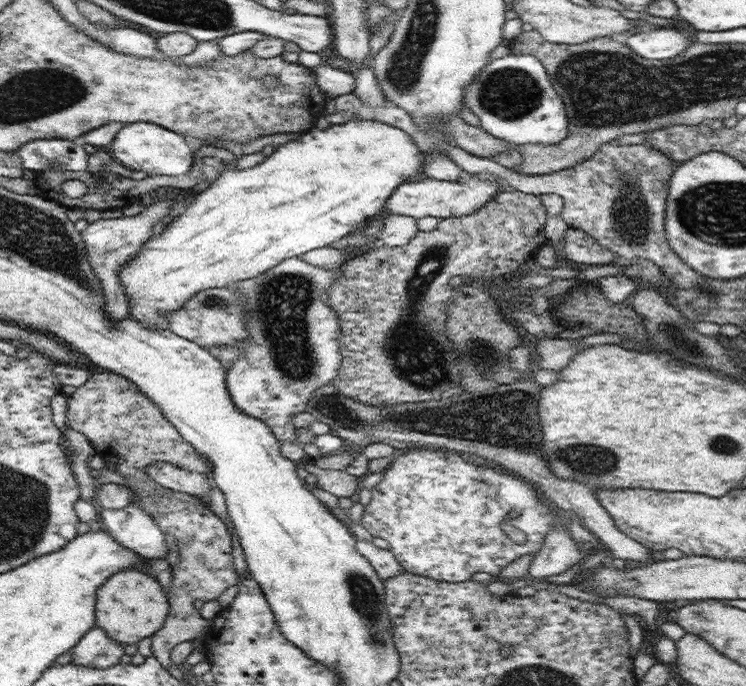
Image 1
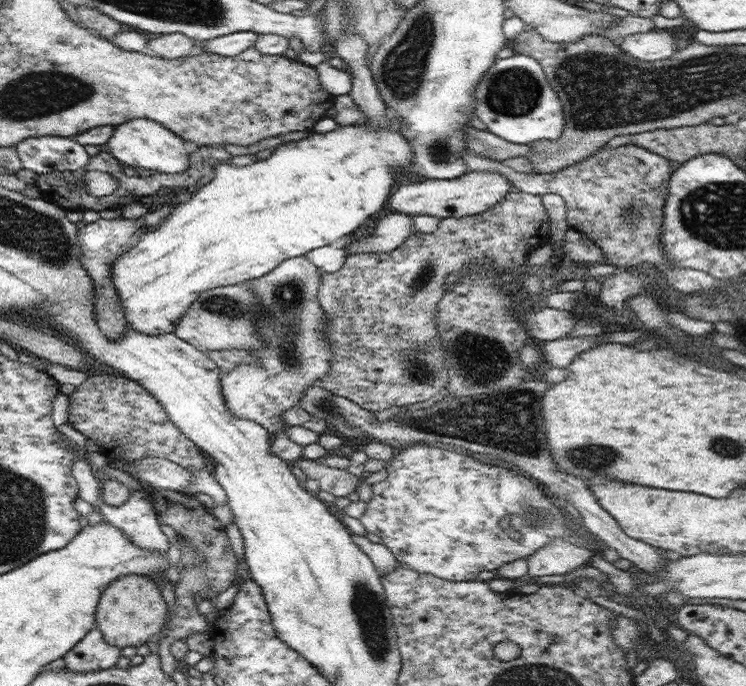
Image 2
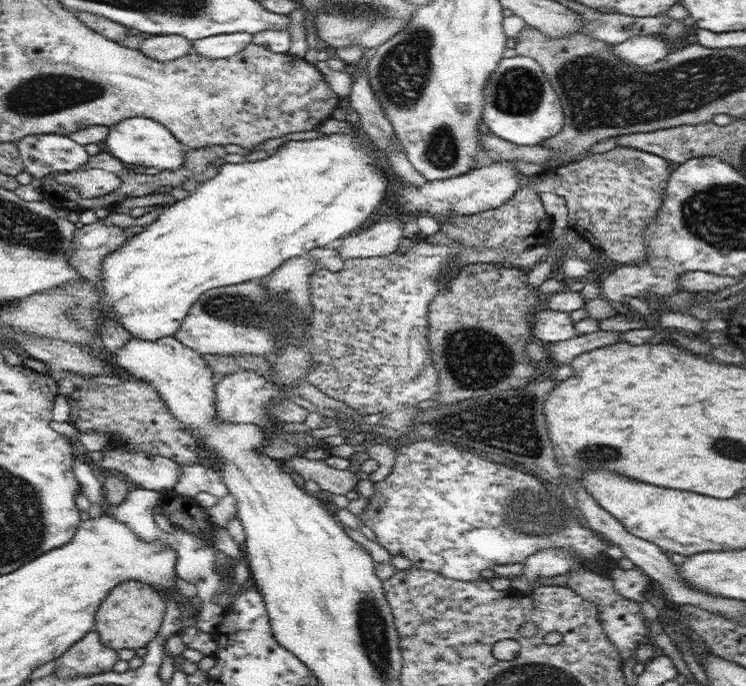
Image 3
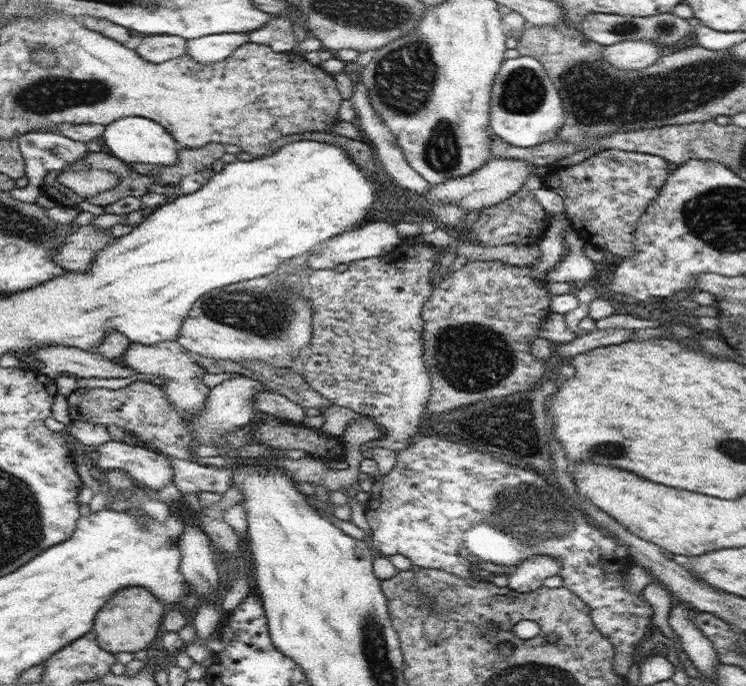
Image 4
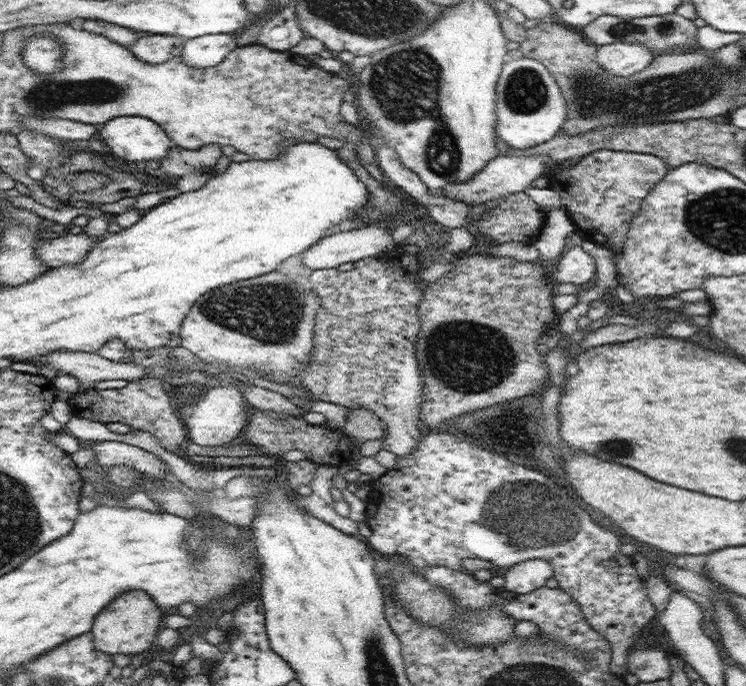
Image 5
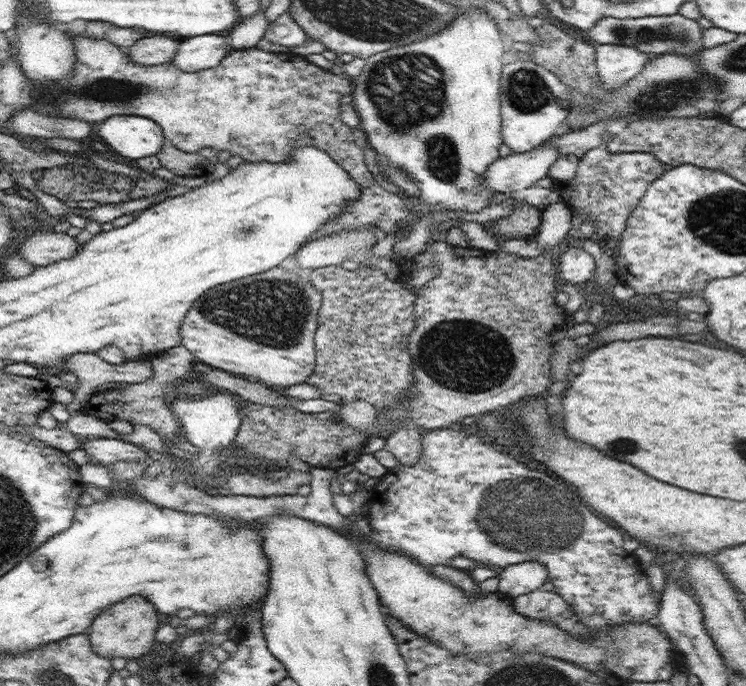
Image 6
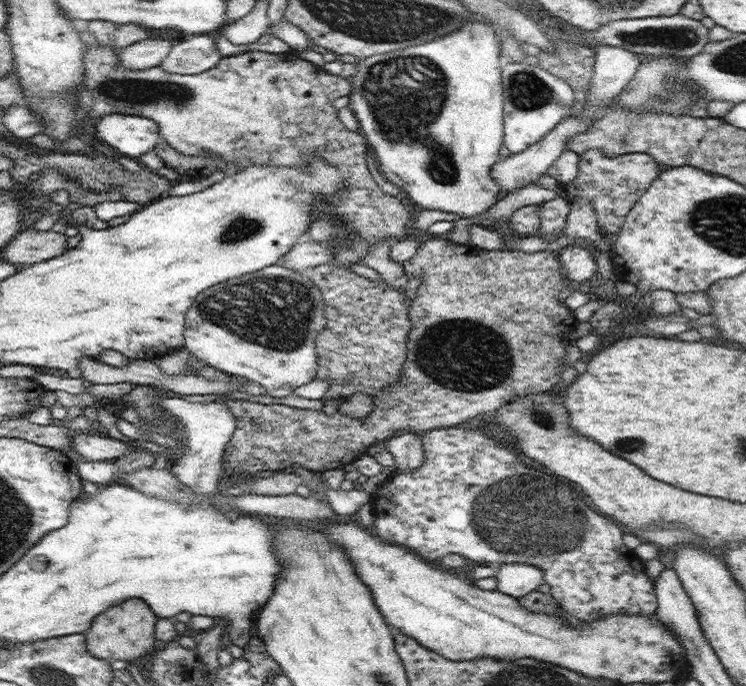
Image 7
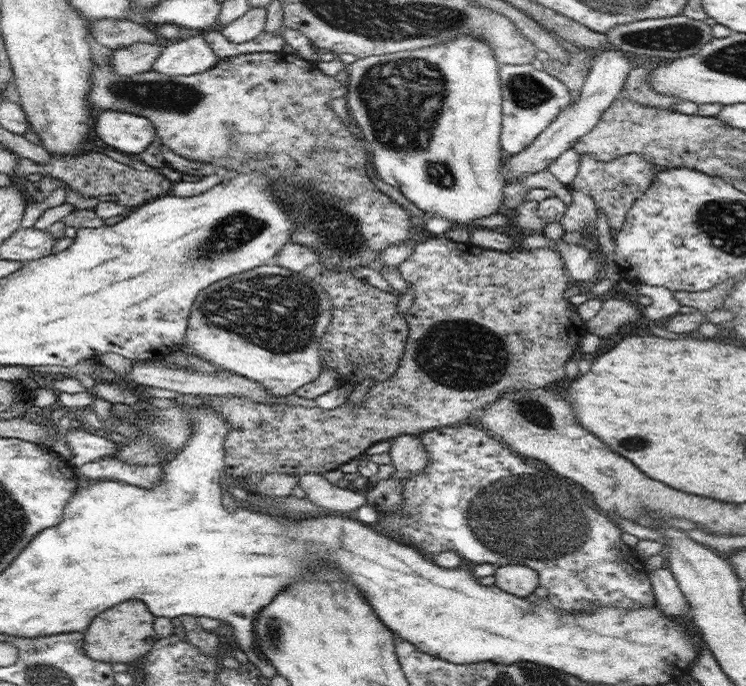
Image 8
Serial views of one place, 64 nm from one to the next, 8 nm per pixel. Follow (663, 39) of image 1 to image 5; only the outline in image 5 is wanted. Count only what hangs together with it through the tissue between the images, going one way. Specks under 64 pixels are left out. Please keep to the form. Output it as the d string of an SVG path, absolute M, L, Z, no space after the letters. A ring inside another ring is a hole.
M618 41L599 45L597 57L606 74L628 78L644 70L655 57L651 48L638 43Z

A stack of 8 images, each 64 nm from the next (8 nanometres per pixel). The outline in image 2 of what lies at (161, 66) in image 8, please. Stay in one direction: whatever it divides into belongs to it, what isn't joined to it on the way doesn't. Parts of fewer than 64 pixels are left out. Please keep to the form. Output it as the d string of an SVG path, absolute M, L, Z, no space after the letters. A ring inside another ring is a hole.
M233 32L226 36L204 40L198 43L198 47L201 47L204 52L233 57L255 45L258 37L257 32Z

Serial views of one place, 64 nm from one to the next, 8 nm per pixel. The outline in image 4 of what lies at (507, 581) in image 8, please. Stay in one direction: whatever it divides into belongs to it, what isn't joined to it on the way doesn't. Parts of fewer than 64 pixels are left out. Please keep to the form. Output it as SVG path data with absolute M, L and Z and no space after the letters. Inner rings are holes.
M534 556L516 566L516 571L507 575L508 586L515 591L527 593L542 586L545 578L558 575L562 564L550 556Z

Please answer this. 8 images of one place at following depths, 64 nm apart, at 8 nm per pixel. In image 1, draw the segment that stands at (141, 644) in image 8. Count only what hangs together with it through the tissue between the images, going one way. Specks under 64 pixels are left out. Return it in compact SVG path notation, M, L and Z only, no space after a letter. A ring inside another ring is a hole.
M122 570L110 576L104 586L98 588L96 598L96 627L106 630L106 634L116 642L136 644L143 638L158 632L170 610L168 596L158 580L140 570Z

